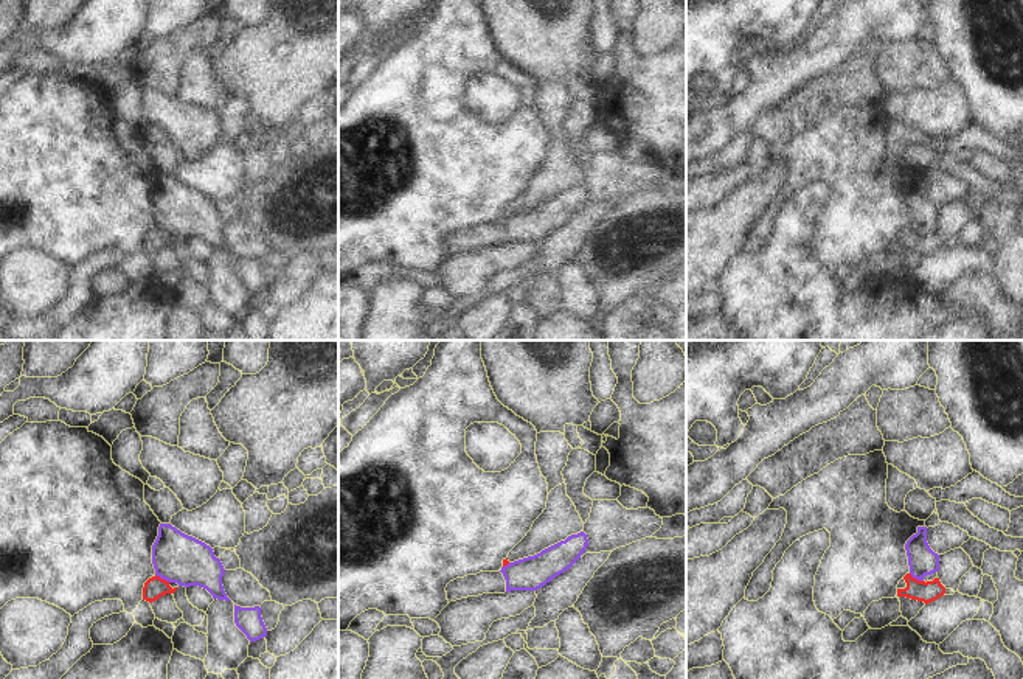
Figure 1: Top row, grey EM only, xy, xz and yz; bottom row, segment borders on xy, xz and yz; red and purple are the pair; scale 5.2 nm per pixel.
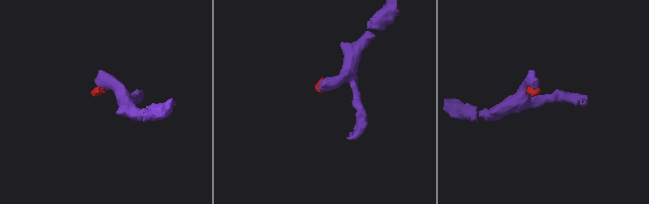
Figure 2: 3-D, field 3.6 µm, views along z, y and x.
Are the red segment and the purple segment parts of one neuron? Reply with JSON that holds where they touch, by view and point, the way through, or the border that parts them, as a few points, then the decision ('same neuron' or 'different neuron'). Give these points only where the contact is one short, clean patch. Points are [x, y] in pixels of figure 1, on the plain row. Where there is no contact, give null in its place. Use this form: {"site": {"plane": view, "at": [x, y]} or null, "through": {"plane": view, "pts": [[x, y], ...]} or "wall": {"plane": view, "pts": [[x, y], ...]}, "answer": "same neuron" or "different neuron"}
{"site": {"plane": "yz", "at": [915, 230]}, "wall": {"plane": "yz", "pts": [[910, 224], [922, 233]]}, "answer": "different neuron"}

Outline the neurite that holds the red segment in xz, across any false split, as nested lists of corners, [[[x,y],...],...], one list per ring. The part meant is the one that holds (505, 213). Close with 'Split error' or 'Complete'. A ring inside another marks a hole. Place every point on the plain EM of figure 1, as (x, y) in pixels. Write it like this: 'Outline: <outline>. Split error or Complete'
Outline: [[[562,135],[551,141],[546,160],[534,172],[526,188],[509,204],[508,210],[503,211],[503,219],[509,214],[534,208],[581,183],[584,183],[584,174],[574,155],[567,148],[567,137]]]. Split error

